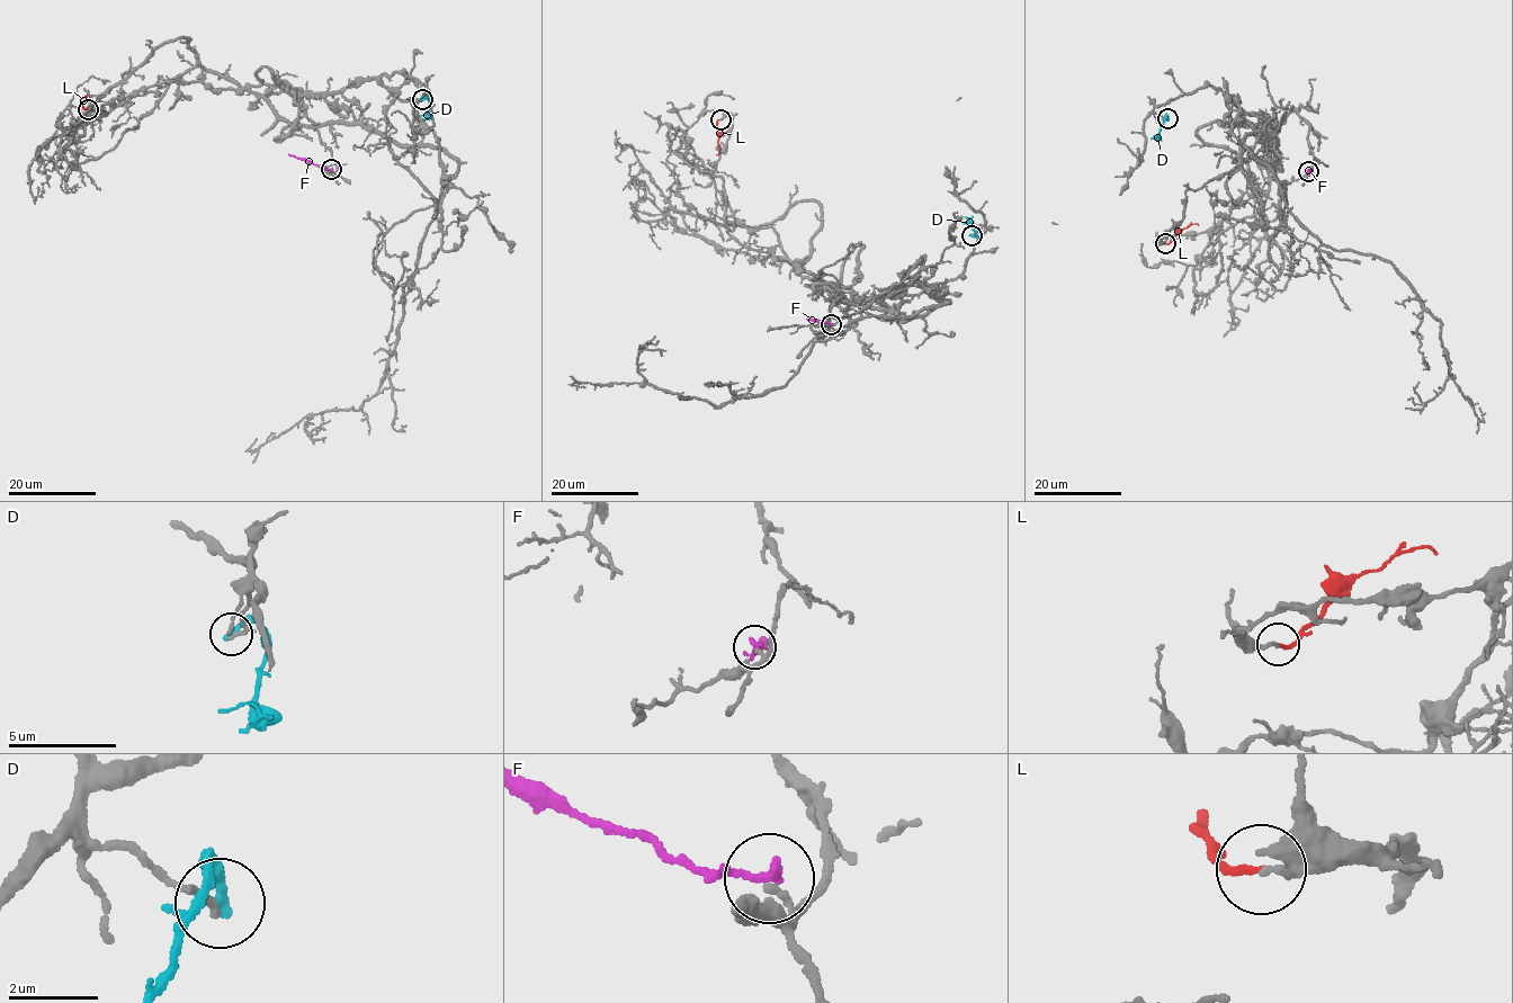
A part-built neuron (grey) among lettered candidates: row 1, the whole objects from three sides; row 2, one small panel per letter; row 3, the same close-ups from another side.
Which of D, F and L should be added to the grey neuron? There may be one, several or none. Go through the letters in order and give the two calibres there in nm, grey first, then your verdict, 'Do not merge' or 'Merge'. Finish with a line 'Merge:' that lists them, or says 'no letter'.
D: Thickness 170 nm (grey) against 300 nm. Do not merge
F: Thickness 100 nm (grey) against 220 nm. Do not merge
L: Thickness 140 nm (grey) against 140 nm. Do not merge
Merge: no letter

